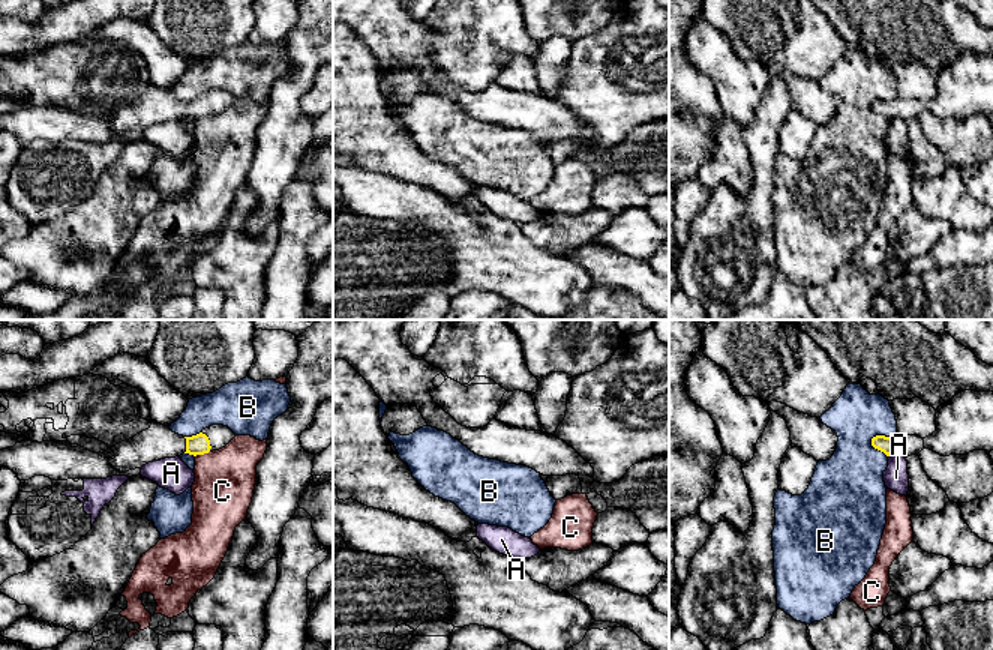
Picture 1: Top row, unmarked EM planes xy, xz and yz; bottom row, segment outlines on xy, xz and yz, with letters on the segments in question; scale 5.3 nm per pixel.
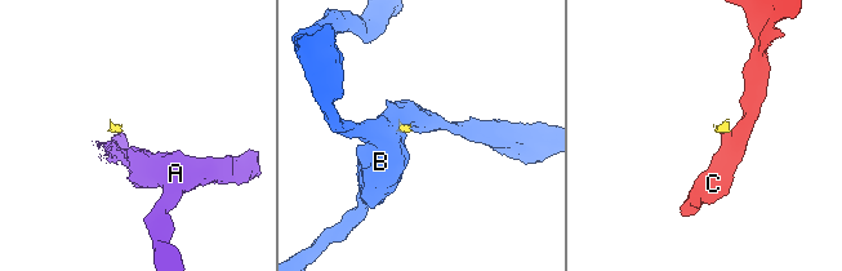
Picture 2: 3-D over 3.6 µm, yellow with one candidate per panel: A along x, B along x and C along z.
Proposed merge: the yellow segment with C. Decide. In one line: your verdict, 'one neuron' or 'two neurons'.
two neurons

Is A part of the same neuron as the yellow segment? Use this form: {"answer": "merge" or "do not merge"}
{"answer": "do not merge"}

